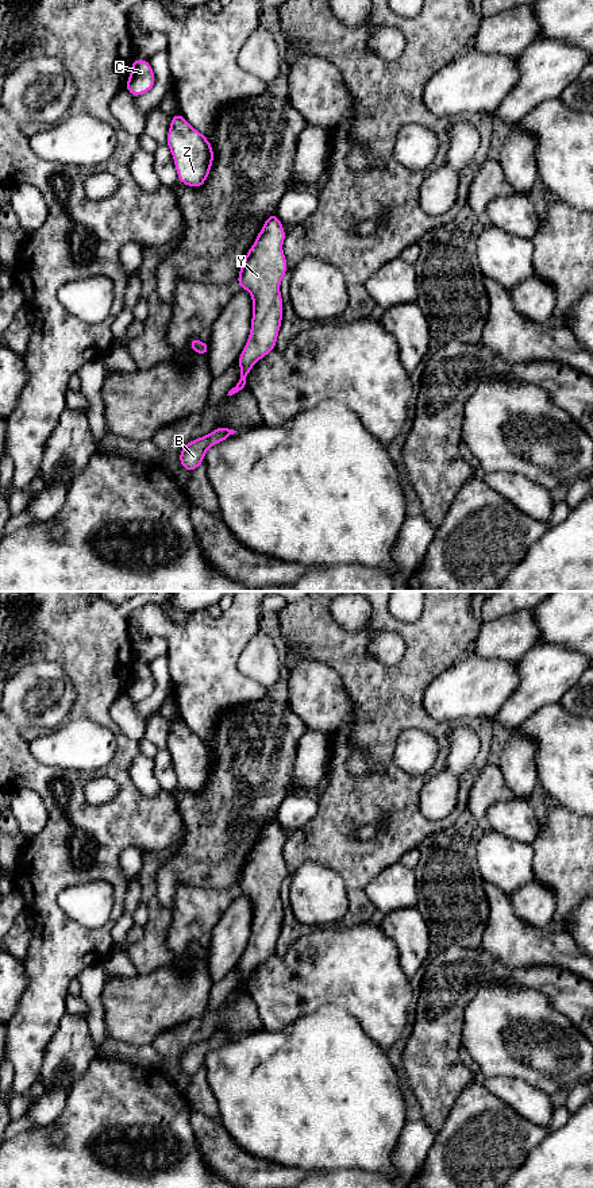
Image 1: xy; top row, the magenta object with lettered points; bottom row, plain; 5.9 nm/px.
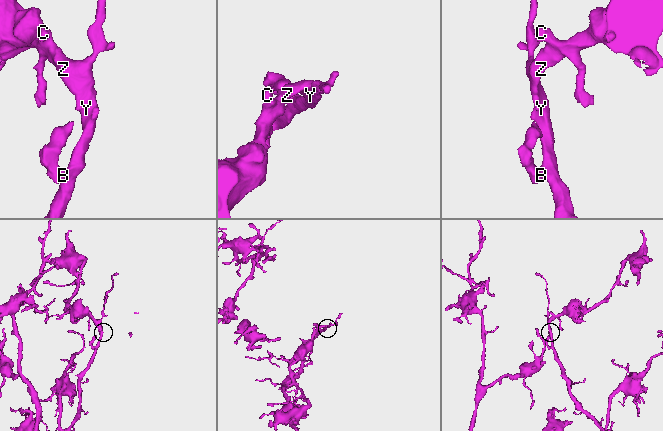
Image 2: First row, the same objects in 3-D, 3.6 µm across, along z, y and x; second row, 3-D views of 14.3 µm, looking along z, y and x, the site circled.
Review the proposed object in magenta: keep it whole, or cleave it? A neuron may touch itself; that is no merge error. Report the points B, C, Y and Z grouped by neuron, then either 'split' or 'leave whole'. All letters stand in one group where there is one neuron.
groups B C Y Z; leave whole

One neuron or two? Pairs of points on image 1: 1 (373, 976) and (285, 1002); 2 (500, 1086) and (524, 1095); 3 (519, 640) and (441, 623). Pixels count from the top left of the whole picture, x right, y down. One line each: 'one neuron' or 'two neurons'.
1: one neuron
2: one neuron
3: two neurons

